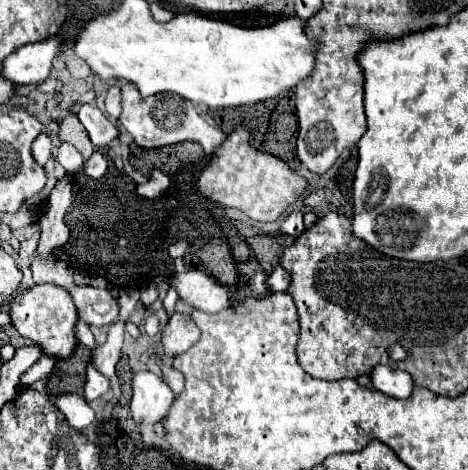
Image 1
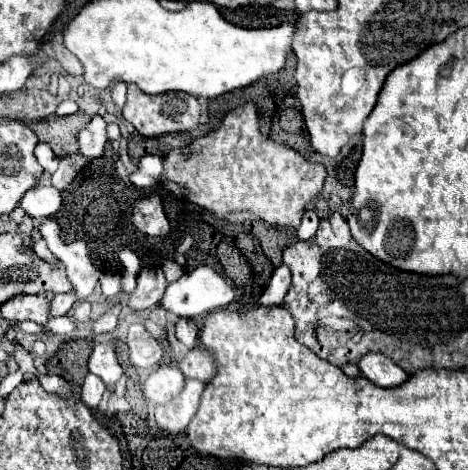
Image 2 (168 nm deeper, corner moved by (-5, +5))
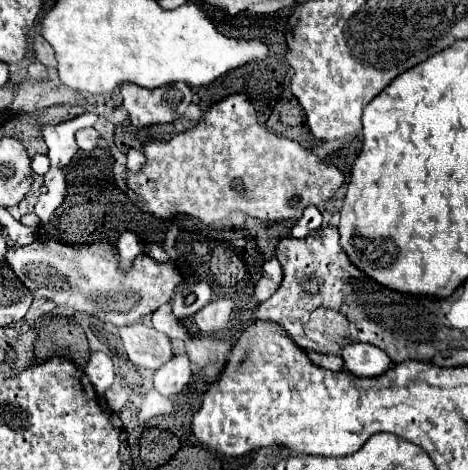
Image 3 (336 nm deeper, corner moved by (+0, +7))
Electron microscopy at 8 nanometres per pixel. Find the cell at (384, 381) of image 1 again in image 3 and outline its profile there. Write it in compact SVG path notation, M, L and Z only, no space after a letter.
M349 344L349 346L343 348L341 358L345 360L345 368L349 372L353 372L355 376L359 376L359 378L377 378L377 376L381 376L383 372L387 372L391 368L389 356L381 348L371 346L371 344Z

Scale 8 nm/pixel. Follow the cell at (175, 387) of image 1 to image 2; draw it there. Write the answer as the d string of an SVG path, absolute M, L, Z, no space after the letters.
M192 348L186 358L178 362L178 368L186 378L196 378L206 384L214 376L214 358L210 358L210 354L206 354L202 348Z

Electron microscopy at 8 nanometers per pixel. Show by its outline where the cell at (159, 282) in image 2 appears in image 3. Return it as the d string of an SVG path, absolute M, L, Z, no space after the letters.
M35 240L29 246L11 246L5 254L5 260L9 268L15 272L15 276L25 282L25 286L41 298L51 298L57 306L69 306L79 312L87 312L91 316L97 314L99 320L111 322L115 326L125 326L133 322L141 322L143 316L155 312L159 306L163 306L171 294L175 284L181 280L181 274L173 264L159 264L149 256L137 256L131 270L123 274L119 270L119 254L115 248L109 246L109 242L95 242L91 246L73 248L67 244L61 244L57 240Z

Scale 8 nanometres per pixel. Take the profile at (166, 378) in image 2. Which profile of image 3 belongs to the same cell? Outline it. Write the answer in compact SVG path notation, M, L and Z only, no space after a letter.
M185 354L173 356L167 364L163 364L159 370L155 370L155 390L163 396L179 394L191 380L191 362Z

